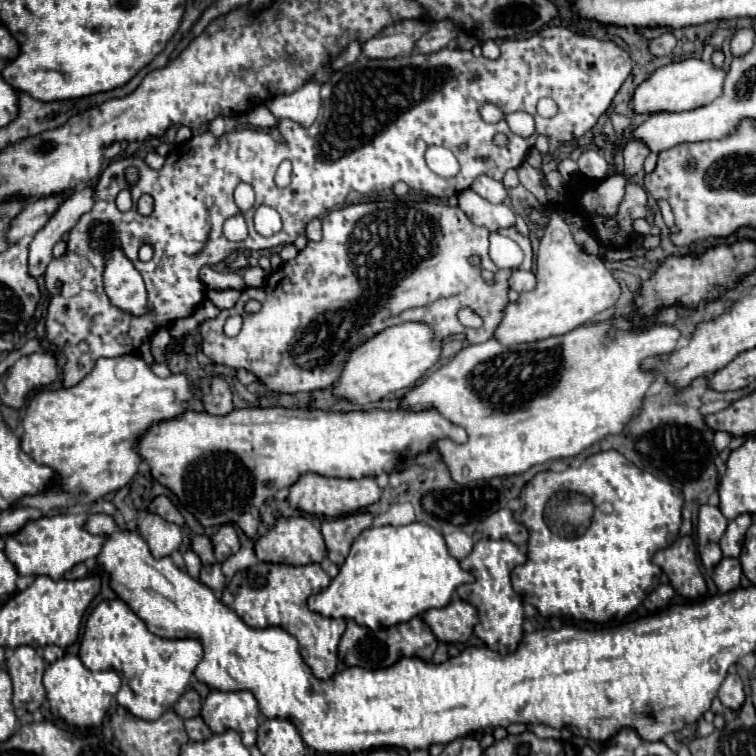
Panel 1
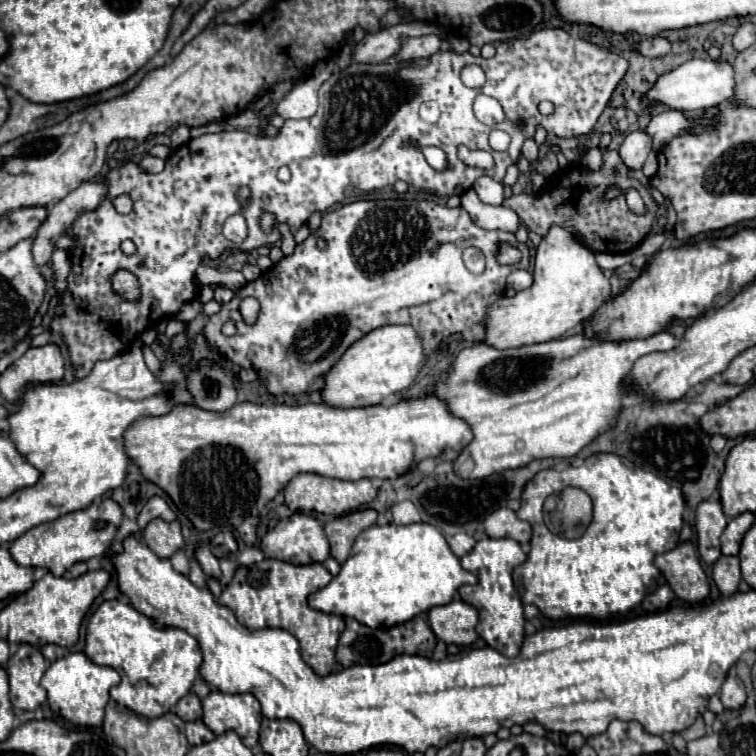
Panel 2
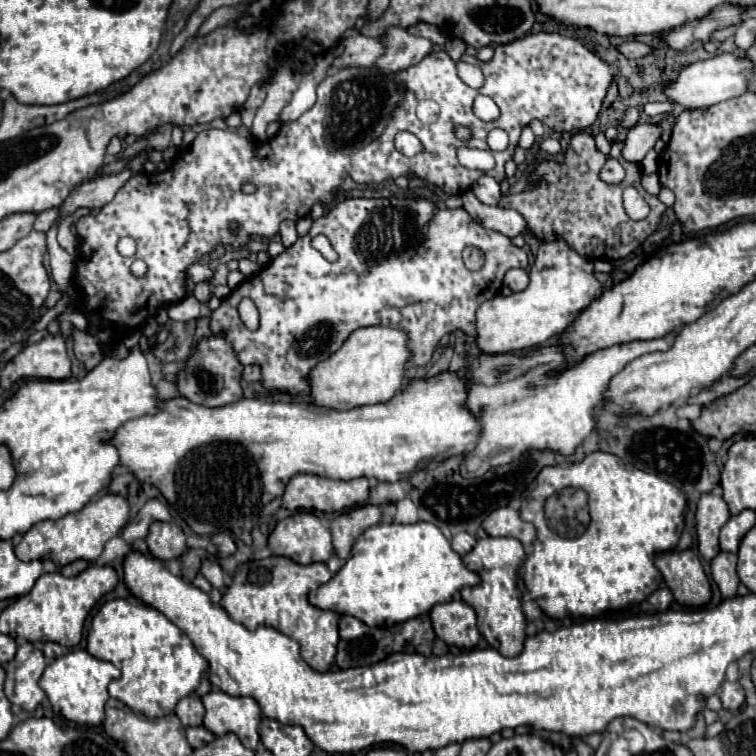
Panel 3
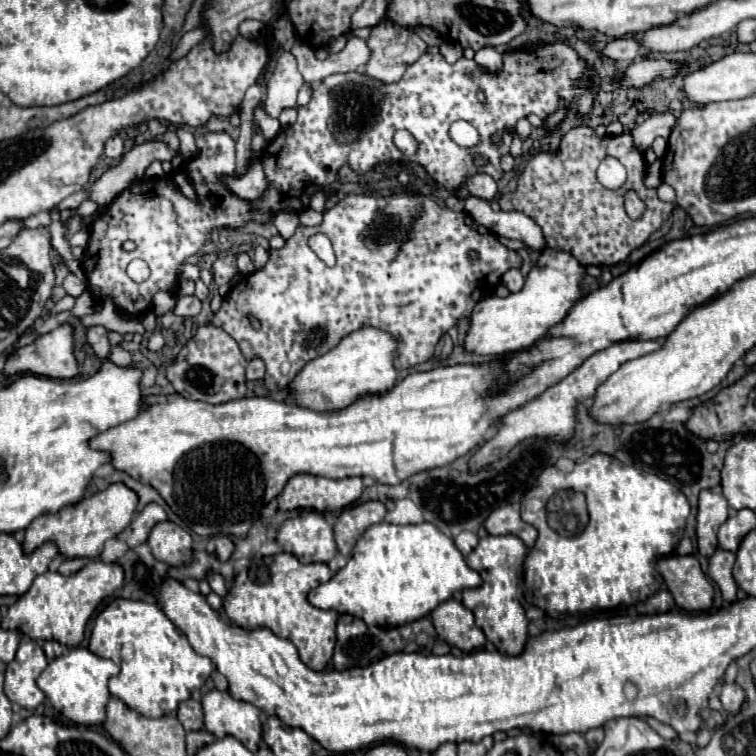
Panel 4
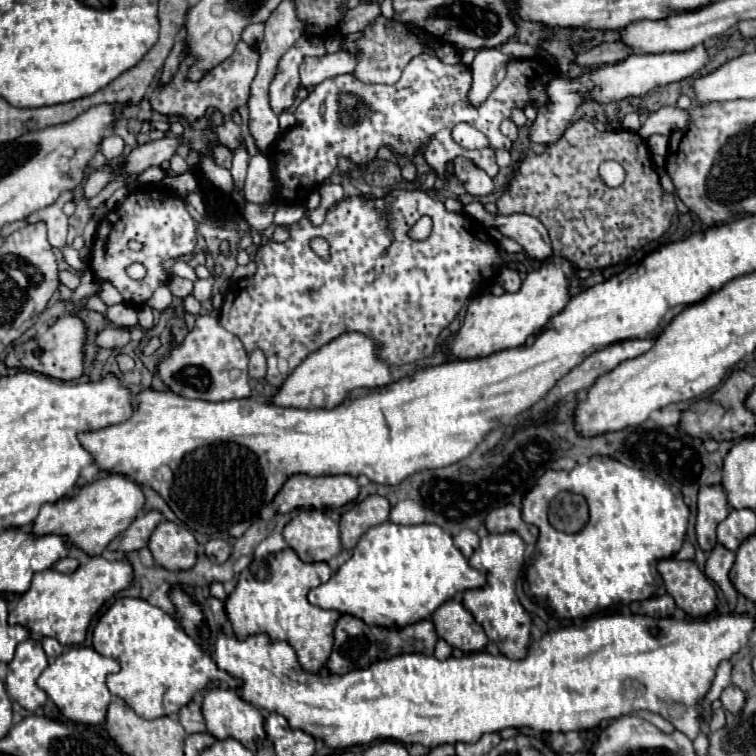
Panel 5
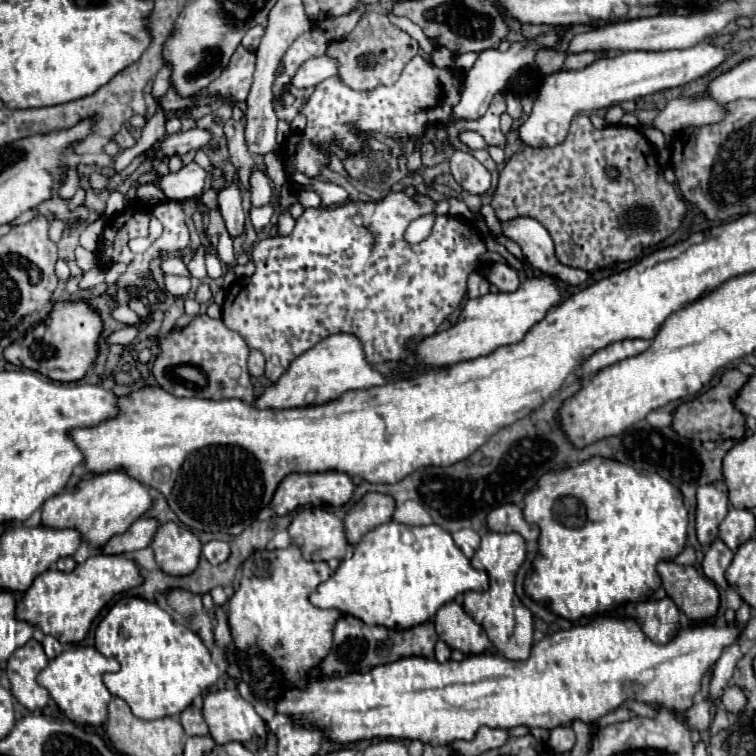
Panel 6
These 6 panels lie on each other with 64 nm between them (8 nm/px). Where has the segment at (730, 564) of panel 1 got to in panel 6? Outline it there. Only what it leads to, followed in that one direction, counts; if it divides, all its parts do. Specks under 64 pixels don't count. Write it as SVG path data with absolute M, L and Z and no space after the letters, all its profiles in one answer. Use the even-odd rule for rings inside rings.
M714 540L702 560L702 570L706 574L708 580L712 580L714 584L722 586L722 588L728 588L728 582L724 578L724 572L726 568L730 566L734 554L732 550L722 542L722 540Z

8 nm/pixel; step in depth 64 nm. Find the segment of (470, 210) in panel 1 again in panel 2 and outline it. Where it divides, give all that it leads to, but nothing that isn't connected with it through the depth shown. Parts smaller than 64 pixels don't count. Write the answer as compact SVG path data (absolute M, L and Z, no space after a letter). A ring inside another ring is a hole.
M474 190L462 194L462 208L472 216L472 220L486 230L504 230L516 232L520 226L520 218L514 210L504 206L490 206L484 204Z

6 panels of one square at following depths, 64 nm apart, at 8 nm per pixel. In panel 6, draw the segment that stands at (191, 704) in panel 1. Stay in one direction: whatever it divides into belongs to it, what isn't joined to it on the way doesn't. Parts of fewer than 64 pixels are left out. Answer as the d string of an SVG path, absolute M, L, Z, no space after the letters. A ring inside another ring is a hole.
M188 706L182 714L182 726L186 736L208 736L208 726L202 718L202 710L198 710L196 706Z

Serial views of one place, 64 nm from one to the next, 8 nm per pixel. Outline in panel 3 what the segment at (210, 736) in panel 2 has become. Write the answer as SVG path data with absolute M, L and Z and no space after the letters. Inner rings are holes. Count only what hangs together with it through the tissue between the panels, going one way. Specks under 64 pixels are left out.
M198 726L198 728L188 728L188 744L192 746L192 748L200 748L200 746L204 746L204 744L208 744L208 742L212 742L216 736L212 734L212 732L208 732L204 726Z

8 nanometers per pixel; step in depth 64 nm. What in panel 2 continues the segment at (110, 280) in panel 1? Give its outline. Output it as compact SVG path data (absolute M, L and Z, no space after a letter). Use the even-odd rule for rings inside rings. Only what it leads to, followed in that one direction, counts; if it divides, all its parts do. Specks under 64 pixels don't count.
M124 270L116 272L114 278L112 278L112 284L114 284L114 290L120 292L122 296L128 296L128 300L134 300L134 298L140 296L138 280L130 272L124 272Z

